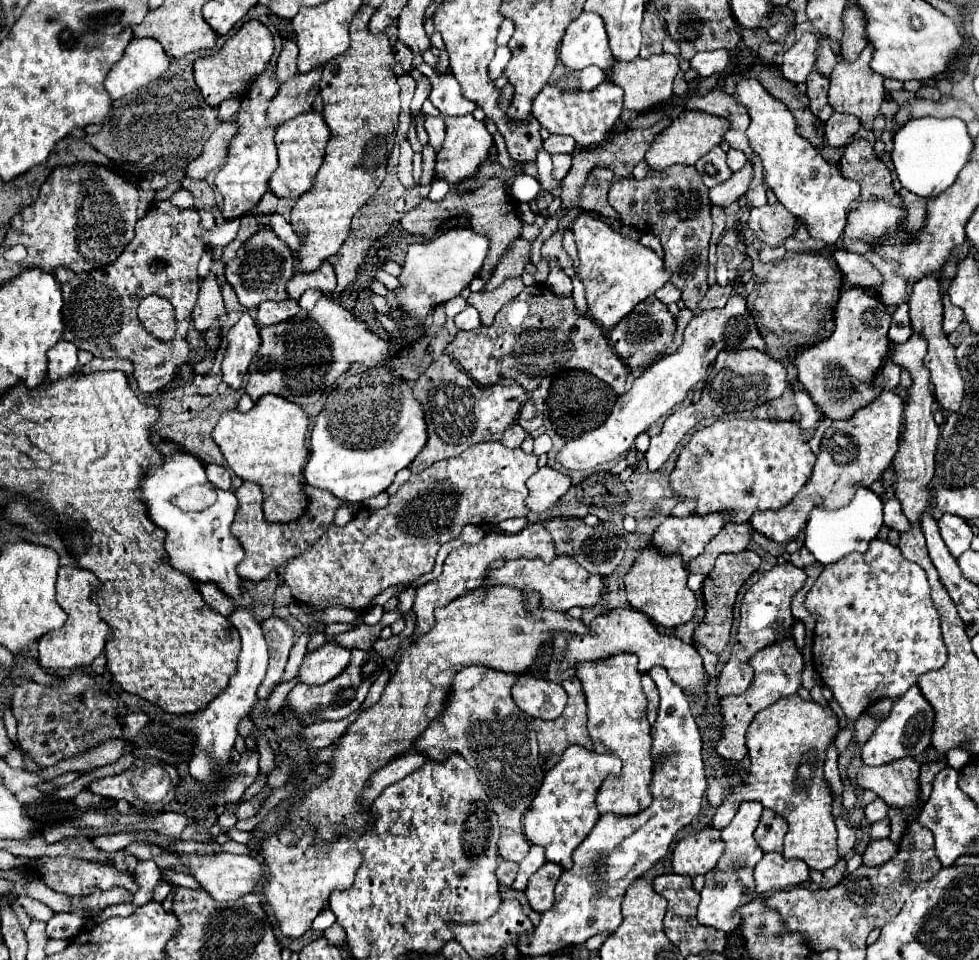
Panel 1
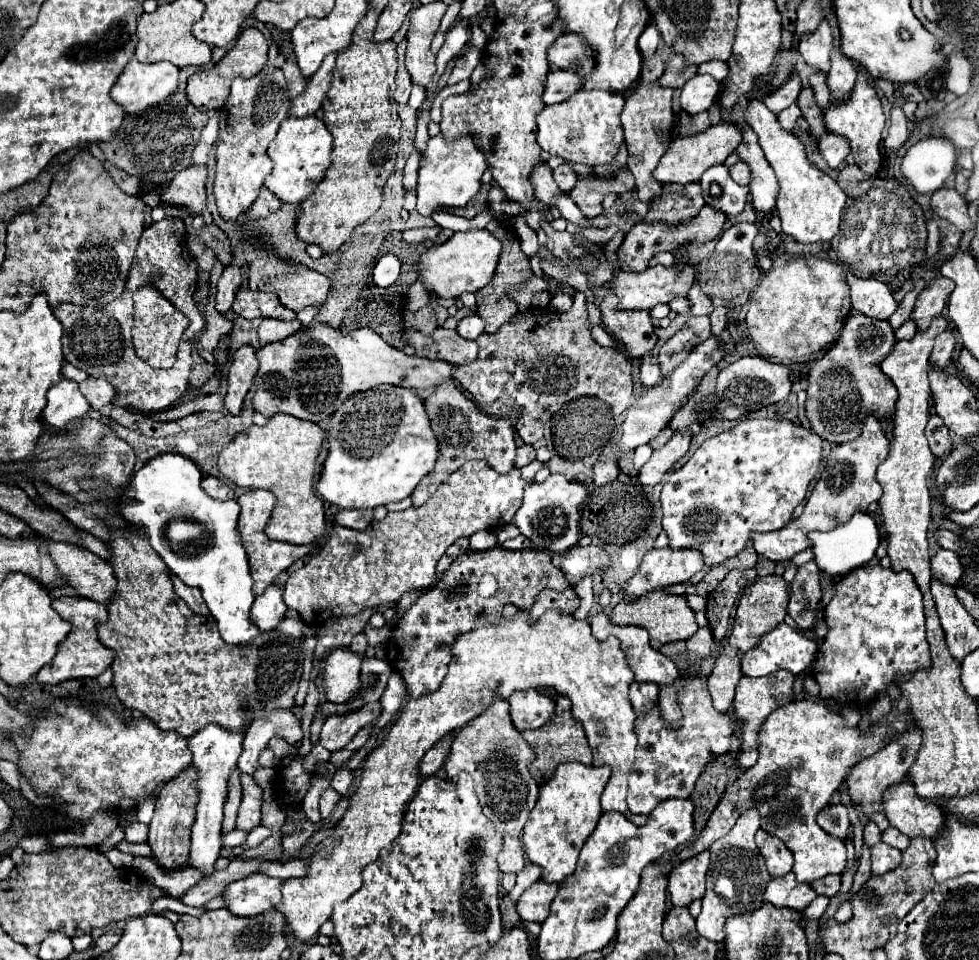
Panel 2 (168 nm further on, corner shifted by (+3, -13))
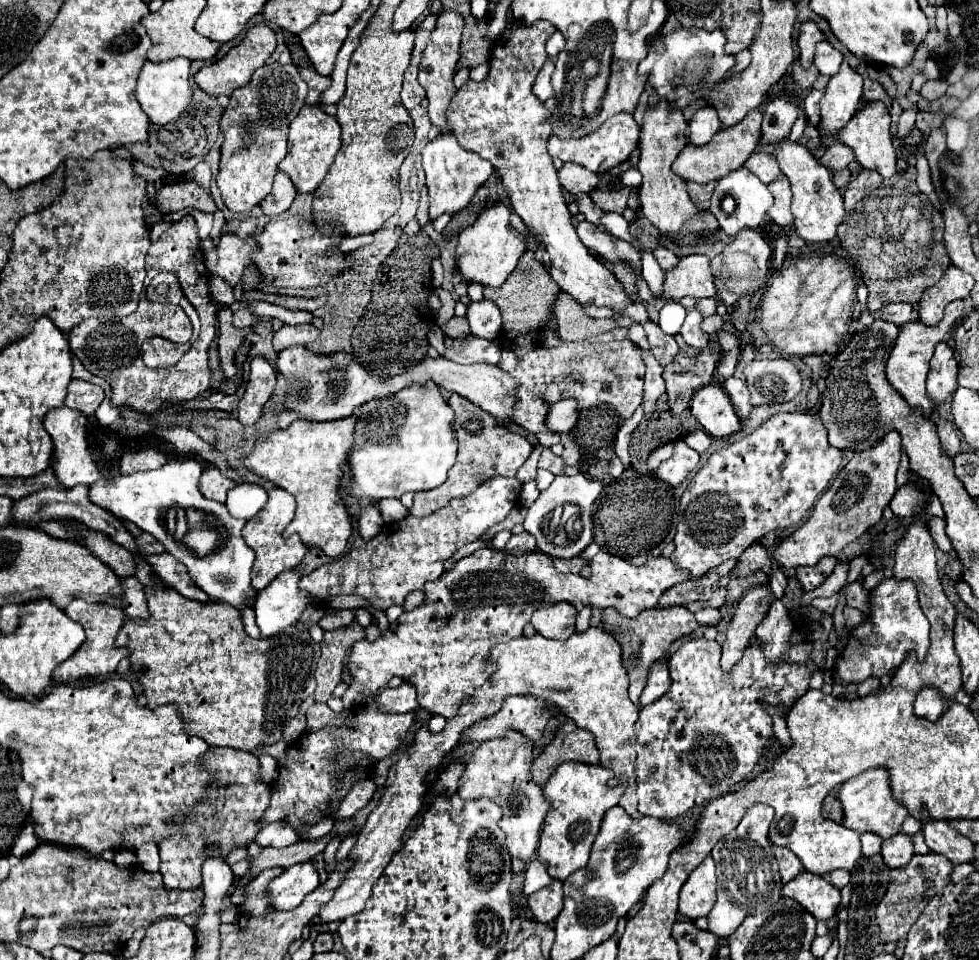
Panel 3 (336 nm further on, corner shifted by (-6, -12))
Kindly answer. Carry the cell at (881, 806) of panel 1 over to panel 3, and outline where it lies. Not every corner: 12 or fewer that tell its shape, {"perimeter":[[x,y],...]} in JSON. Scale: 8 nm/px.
{"perimeter":[[876,834],[860,836],[862,854],[874,856],[880,852],[882,840]]}

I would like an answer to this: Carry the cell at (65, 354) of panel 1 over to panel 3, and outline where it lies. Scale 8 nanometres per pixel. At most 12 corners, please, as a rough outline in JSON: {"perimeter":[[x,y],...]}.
{"perimeter":[[52,410],[54,476],[64,488],[102,476],[88,450],[86,414]]}

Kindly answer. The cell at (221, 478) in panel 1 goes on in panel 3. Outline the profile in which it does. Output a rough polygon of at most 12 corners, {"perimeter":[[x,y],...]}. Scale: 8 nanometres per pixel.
{"perimeter":[[206,466],[198,488],[204,498],[226,502],[236,484],[216,466]]}

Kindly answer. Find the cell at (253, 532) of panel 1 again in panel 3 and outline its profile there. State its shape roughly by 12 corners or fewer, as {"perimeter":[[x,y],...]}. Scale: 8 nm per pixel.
{"perimeter":[[268,492],[266,506],[242,528],[256,554],[252,586],[264,590],[300,564],[306,546],[282,532],[294,496]]}

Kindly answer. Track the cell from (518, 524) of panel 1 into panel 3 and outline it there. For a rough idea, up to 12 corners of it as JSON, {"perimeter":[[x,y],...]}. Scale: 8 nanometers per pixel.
{"perimeter":[[528,532],[514,534],[506,550],[534,552],[536,540]]}

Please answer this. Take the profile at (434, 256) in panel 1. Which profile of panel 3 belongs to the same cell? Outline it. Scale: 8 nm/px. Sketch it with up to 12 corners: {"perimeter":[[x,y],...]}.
{"perimeter":[[498,202],[460,232],[456,256],[468,282],[502,286],[526,252]]}

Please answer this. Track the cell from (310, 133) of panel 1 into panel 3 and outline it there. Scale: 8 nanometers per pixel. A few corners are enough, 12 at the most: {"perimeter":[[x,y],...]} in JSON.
{"perimeter":[[304,104],[280,170],[314,192],[338,150],[340,124]]}

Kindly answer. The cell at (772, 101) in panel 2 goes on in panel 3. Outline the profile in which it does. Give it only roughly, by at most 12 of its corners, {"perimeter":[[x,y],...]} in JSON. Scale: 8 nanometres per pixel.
{"perimeter":[[784,96],[766,104],[760,144],[788,138],[798,108]]}

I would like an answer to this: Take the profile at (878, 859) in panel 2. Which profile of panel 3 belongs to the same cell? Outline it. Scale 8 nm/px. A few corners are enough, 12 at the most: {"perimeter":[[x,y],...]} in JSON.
{"perimeter":[[896,834],[882,842],[890,868],[906,866],[914,856],[912,836]]}

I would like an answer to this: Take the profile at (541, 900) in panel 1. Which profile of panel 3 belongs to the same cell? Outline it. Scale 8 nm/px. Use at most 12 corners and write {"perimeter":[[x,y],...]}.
{"perimeter":[[562,882],[528,896],[536,922],[554,922],[562,910]]}

